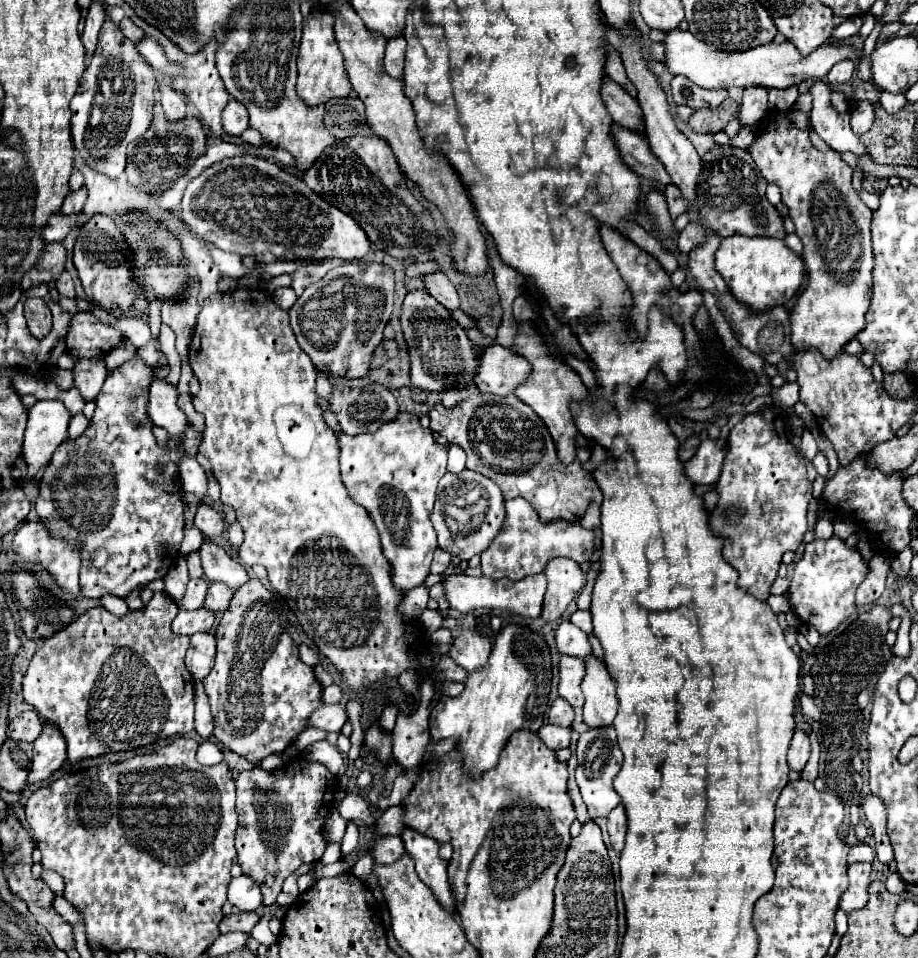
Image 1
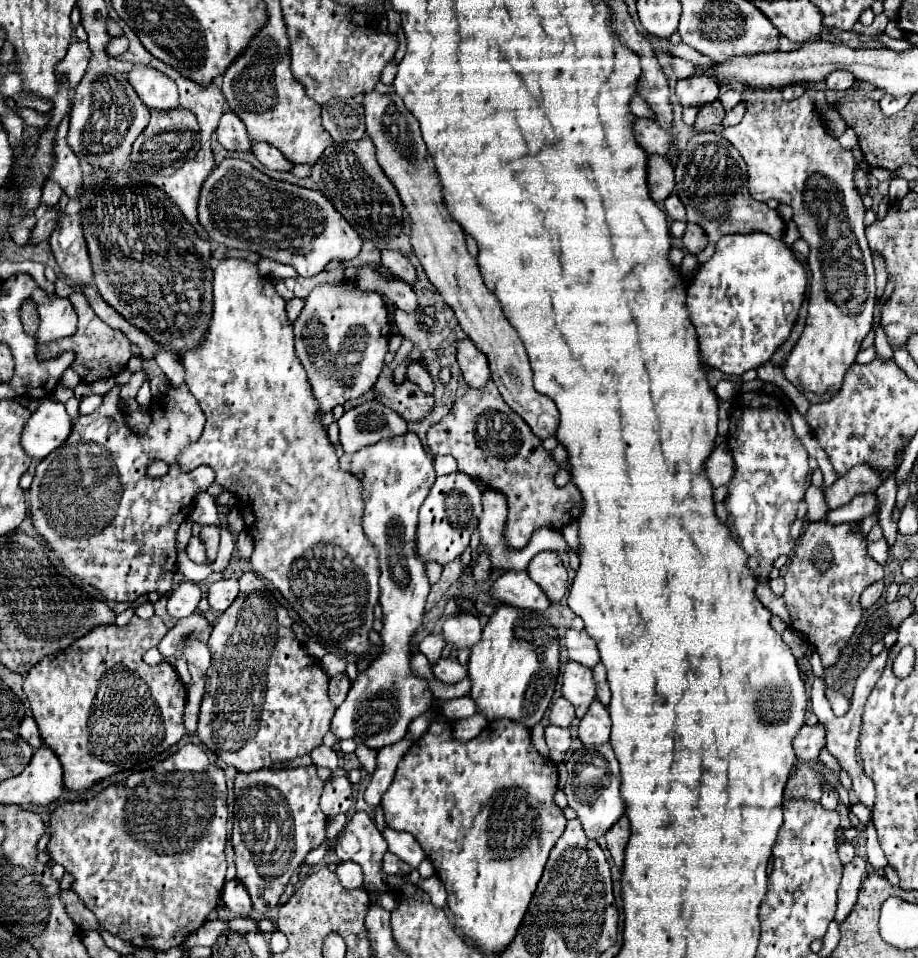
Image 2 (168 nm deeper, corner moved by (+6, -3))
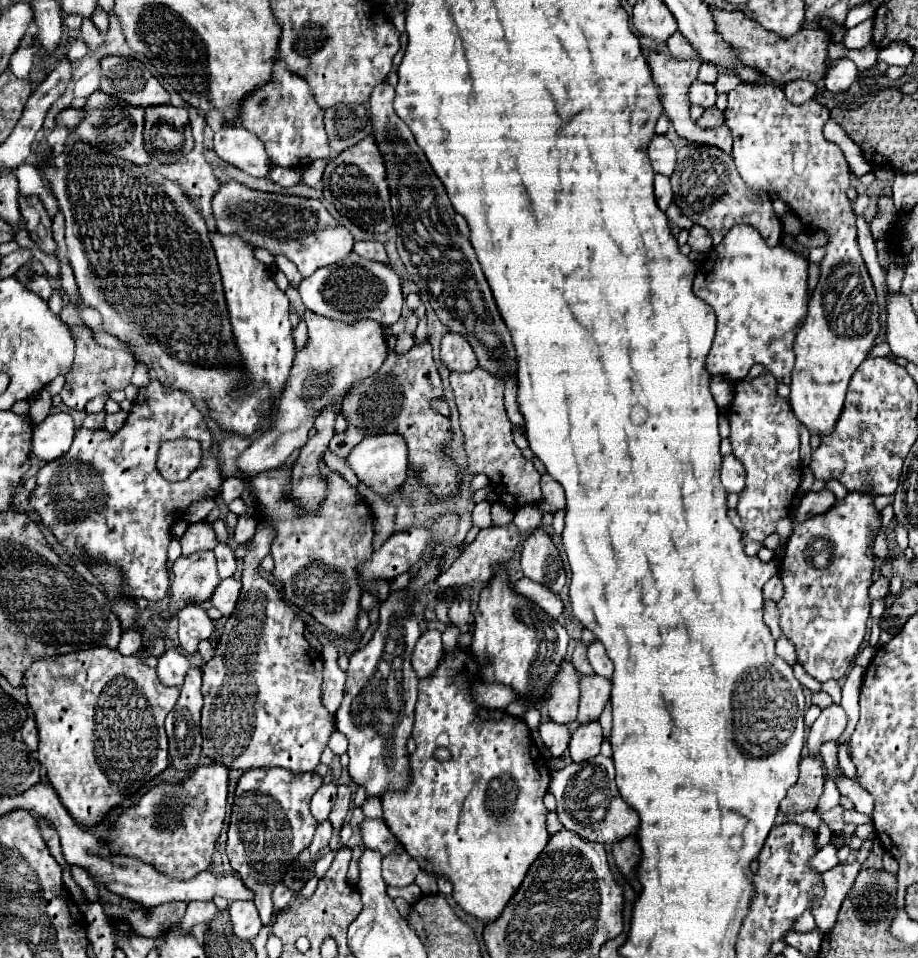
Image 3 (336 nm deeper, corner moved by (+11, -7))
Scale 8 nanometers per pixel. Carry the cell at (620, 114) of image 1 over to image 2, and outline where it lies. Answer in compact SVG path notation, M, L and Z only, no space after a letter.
M637 119L635 121L635 137L639 141L639 145L649 153L649 155L661 155L667 157L669 149L671 149L671 137L669 133L651 119Z

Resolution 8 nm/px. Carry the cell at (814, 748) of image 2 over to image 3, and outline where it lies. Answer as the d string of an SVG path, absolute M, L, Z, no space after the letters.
M832 705L828 709L822 709L820 717L814 721L814 725L808 731L806 737L806 749L810 755L816 755L826 741L836 741L842 731L846 729L846 713L840 705Z

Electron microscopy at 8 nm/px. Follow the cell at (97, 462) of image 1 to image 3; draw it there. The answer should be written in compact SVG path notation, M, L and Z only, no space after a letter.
M150 381L150 385L138 393L134 409L130 411L130 415L120 431L110 433L106 429L96 429L96 431L84 429L84 427L76 429L70 451L54 461L48 461L36 475L36 489L30 495L28 507L34 513L38 513L44 527L48 527L52 531L52 535L58 539L58 543L76 561L82 561L82 551L84 551L90 557L100 559L94 563L120 567L124 597L146 597L148 601L158 601L168 595L170 569L168 569L166 551L168 551L168 545L172 539L170 529L176 521L180 521L186 515L186 511L192 503L214 497L222 485L222 475L220 475L218 465L212 455L210 455L210 465L208 465L208 461L204 461L200 465L200 473L192 473L188 481L168 483L156 467L156 457L158 457L158 447L164 441L174 439L174 437L194 437L194 439L206 443L204 449L212 447L212 443L214 443L204 415L196 409L196 405L192 403L192 399L186 393L182 393L174 387L166 387L158 381Z

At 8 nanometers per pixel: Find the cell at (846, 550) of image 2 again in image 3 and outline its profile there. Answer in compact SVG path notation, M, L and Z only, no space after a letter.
M852 491L846 499L836 501L830 511L798 523L788 539L786 555L780 569L780 577L784 581L784 597L778 603L780 629L794 643L798 661L820 683L844 677L852 669L858 649L864 641L866 621L870 615L868 587L872 583L874 571L872 543L878 525L880 515L874 509L872 495L866 491Z

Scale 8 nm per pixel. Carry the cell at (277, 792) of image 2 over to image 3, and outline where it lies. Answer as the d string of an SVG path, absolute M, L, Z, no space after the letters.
M282 767L246 771L236 785L226 853L228 853L228 859L230 859L232 871L238 873L242 883L254 893L254 905L256 905L264 925L268 925L272 921L272 913L274 913L272 891L274 891L274 885L278 885L282 881L282 875L286 873L286 867L292 863L292 859L296 859L298 853L304 851L314 839L318 821L310 813L310 799L318 791L320 785L322 785L322 777L318 777L316 773L292 775L292 771L282 771Z

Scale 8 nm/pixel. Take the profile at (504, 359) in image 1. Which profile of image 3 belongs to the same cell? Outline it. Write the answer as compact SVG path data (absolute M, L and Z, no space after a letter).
M446 333L440 343L440 359L450 371L474 371L478 367L470 343L458 333Z

